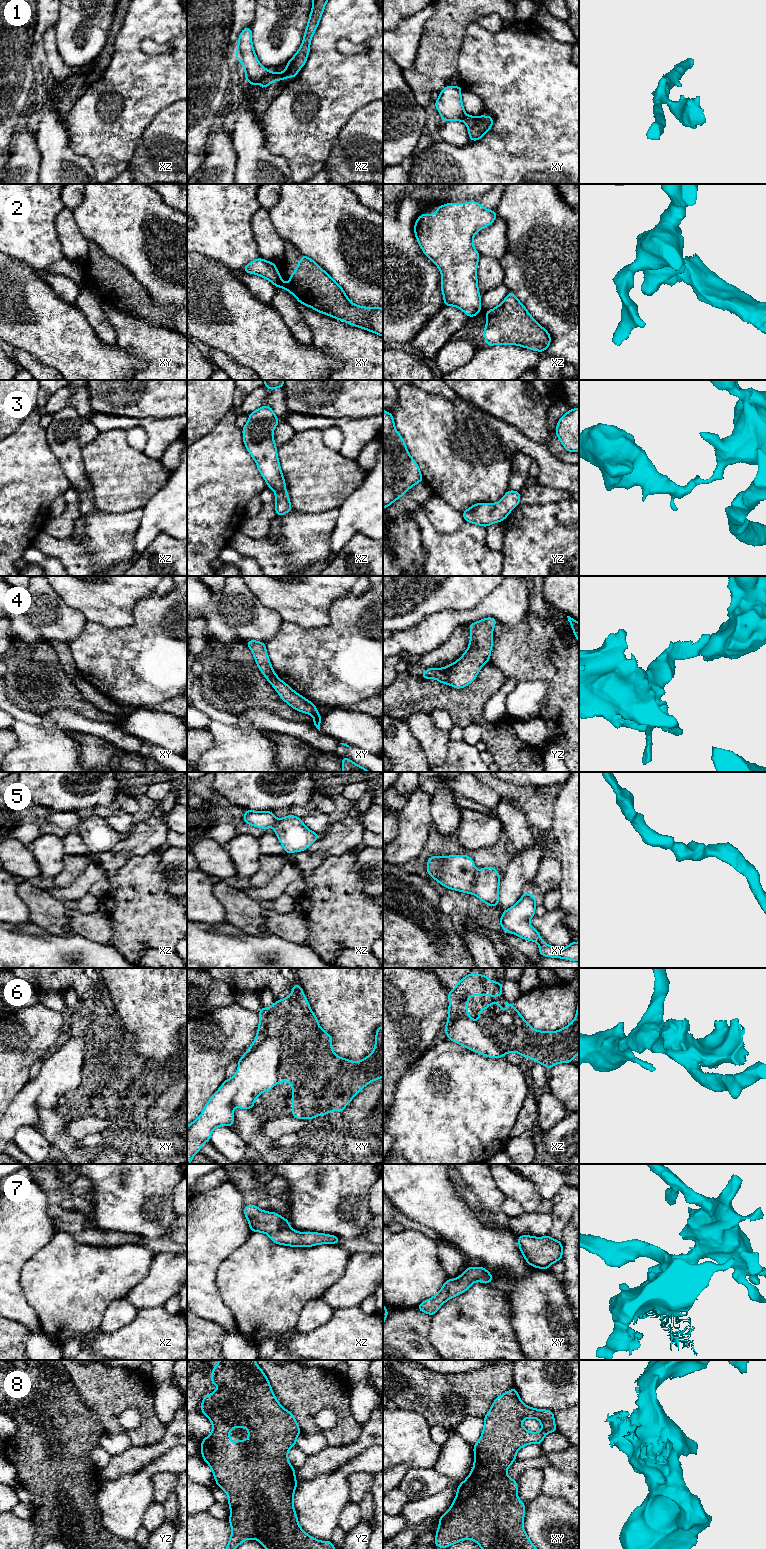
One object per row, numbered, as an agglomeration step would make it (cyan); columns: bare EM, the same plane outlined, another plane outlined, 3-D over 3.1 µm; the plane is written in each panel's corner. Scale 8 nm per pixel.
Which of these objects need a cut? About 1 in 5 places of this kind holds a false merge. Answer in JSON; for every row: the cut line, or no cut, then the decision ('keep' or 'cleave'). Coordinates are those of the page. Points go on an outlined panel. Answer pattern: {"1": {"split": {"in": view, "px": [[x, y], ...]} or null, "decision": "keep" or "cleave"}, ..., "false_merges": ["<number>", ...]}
{"1": {"split": {"in": "xz", "px": [[270, 72], [262, 79]]}, "decision": "cleave"}, "2": {"split": {"in": "xy", "px": [[281, 278], [279, 286]]}, "decision": "cleave"}, "3": {"split": null, "decision": "keep"}, "4": {"split": {"in": "yz", "px": [[442, 669], [447, 675], [448, 683]]}, "decision": "cleave"}, "5": {"split": null, "decision": "keep"}, "6": {"split": null, "decision": "keep"}, "7": {"split": null, "decision": "keep"}, "8": {"split": null, "decision": "keep"}, "false_merges": ["1", "2", "4"]}

